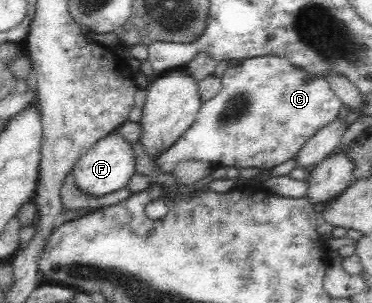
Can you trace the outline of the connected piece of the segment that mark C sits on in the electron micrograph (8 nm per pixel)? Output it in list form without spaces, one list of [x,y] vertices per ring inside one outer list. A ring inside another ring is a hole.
[[[273,55],[241,60],[239,65],[225,71],[222,81],[223,89],[204,101],[195,123],[182,133],[175,145],[151,156],[156,171],[173,175],[181,161],[207,161],[219,167],[235,165],[240,168],[263,167],[270,170],[293,159],[301,145],[307,143],[307,139],[311,139],[319,128],[337,119],[337,112],[342,106],[339,96],[331,90],[326,79],[311,76],[284,58]]]

